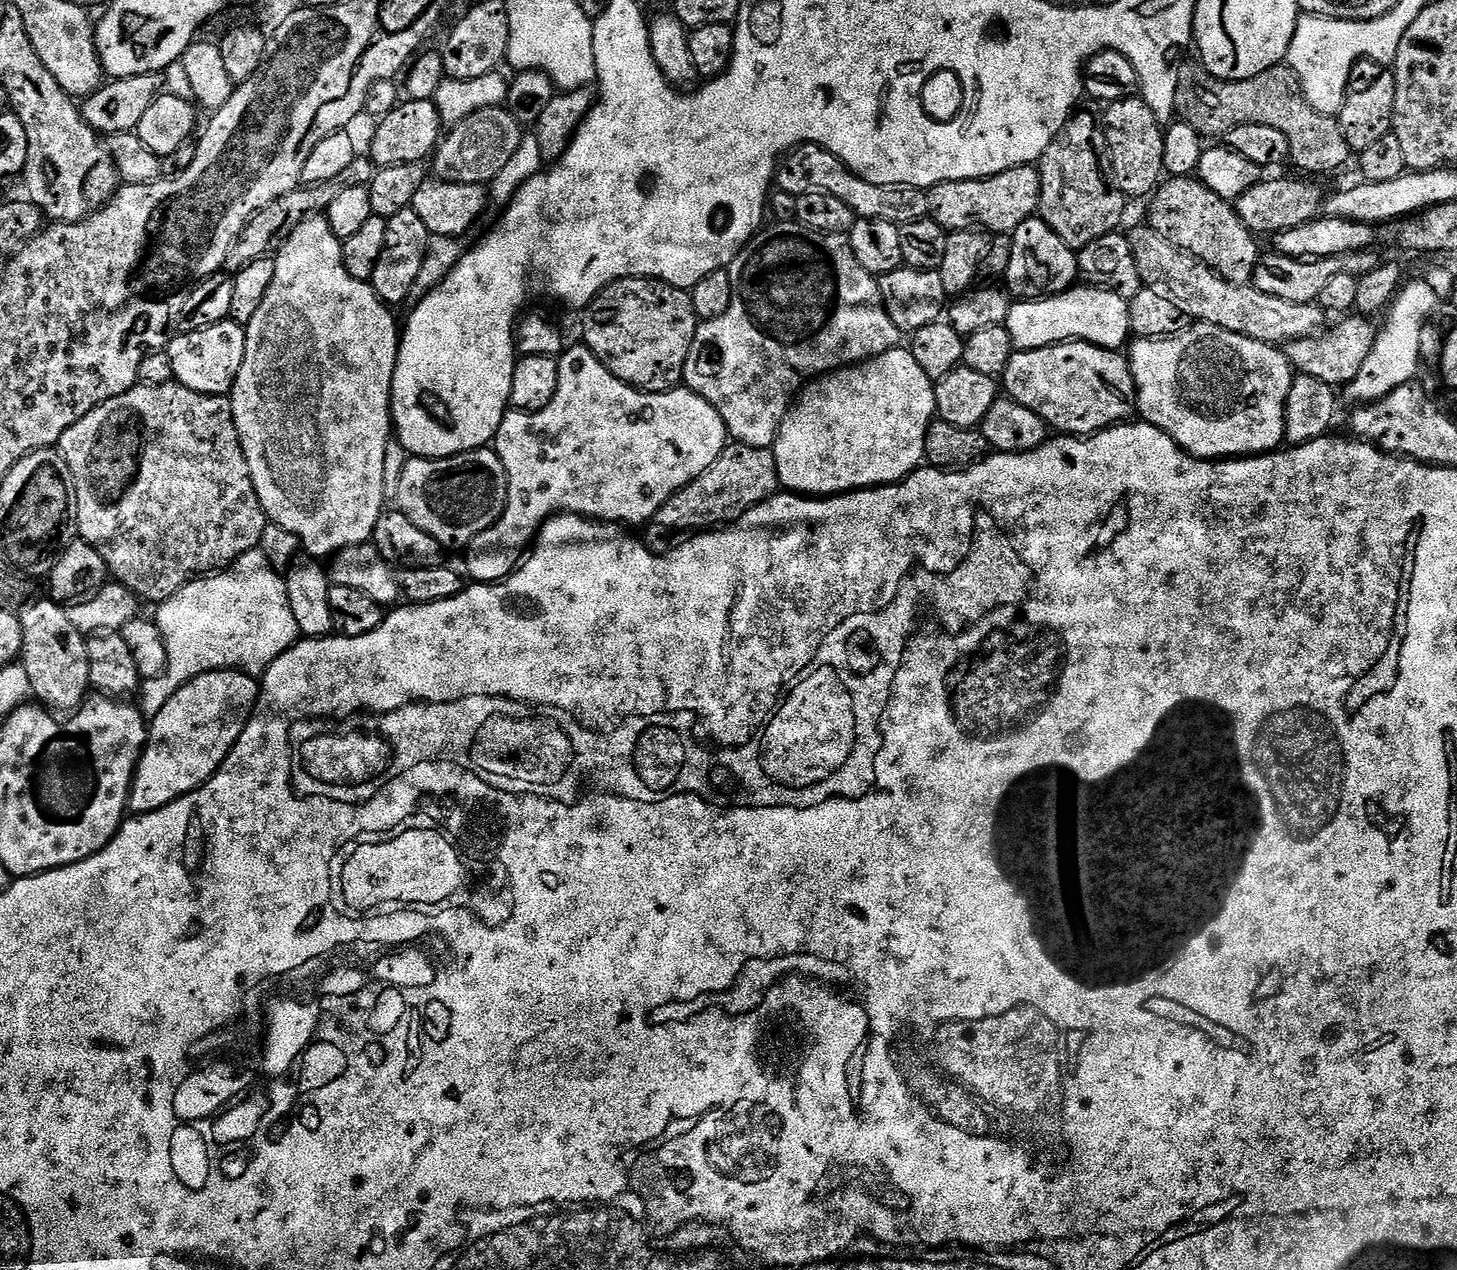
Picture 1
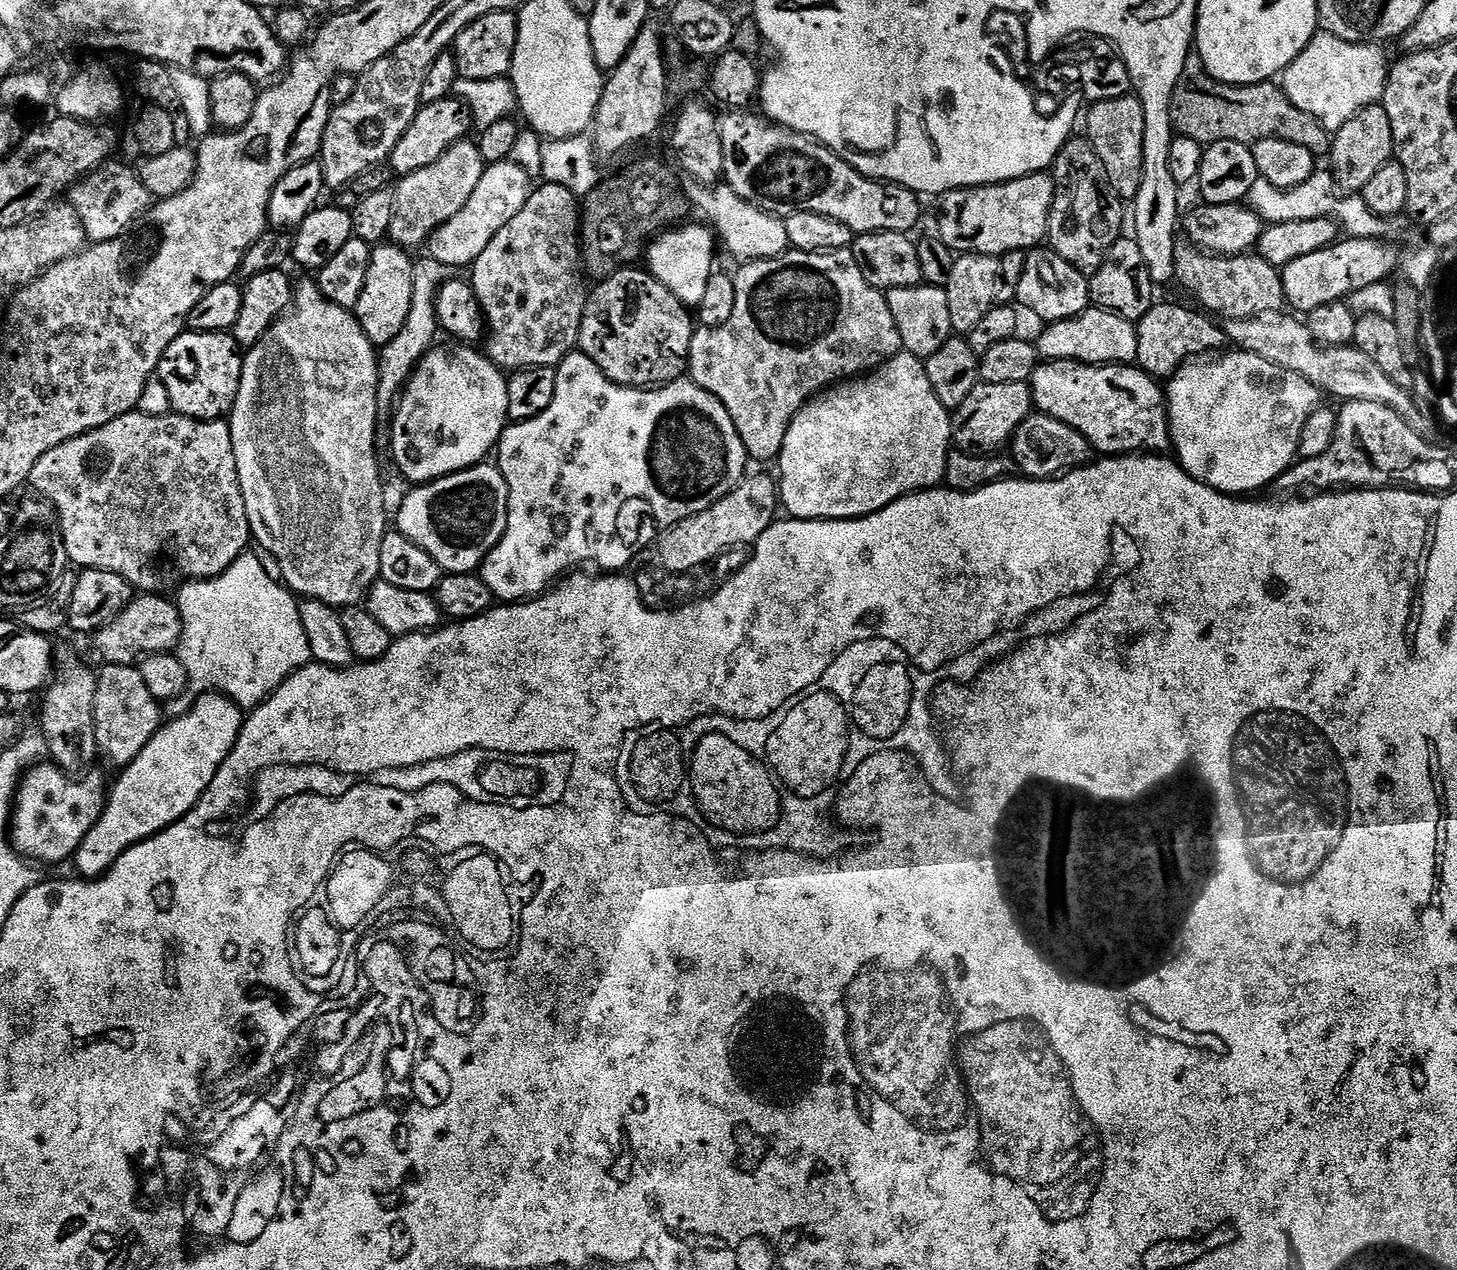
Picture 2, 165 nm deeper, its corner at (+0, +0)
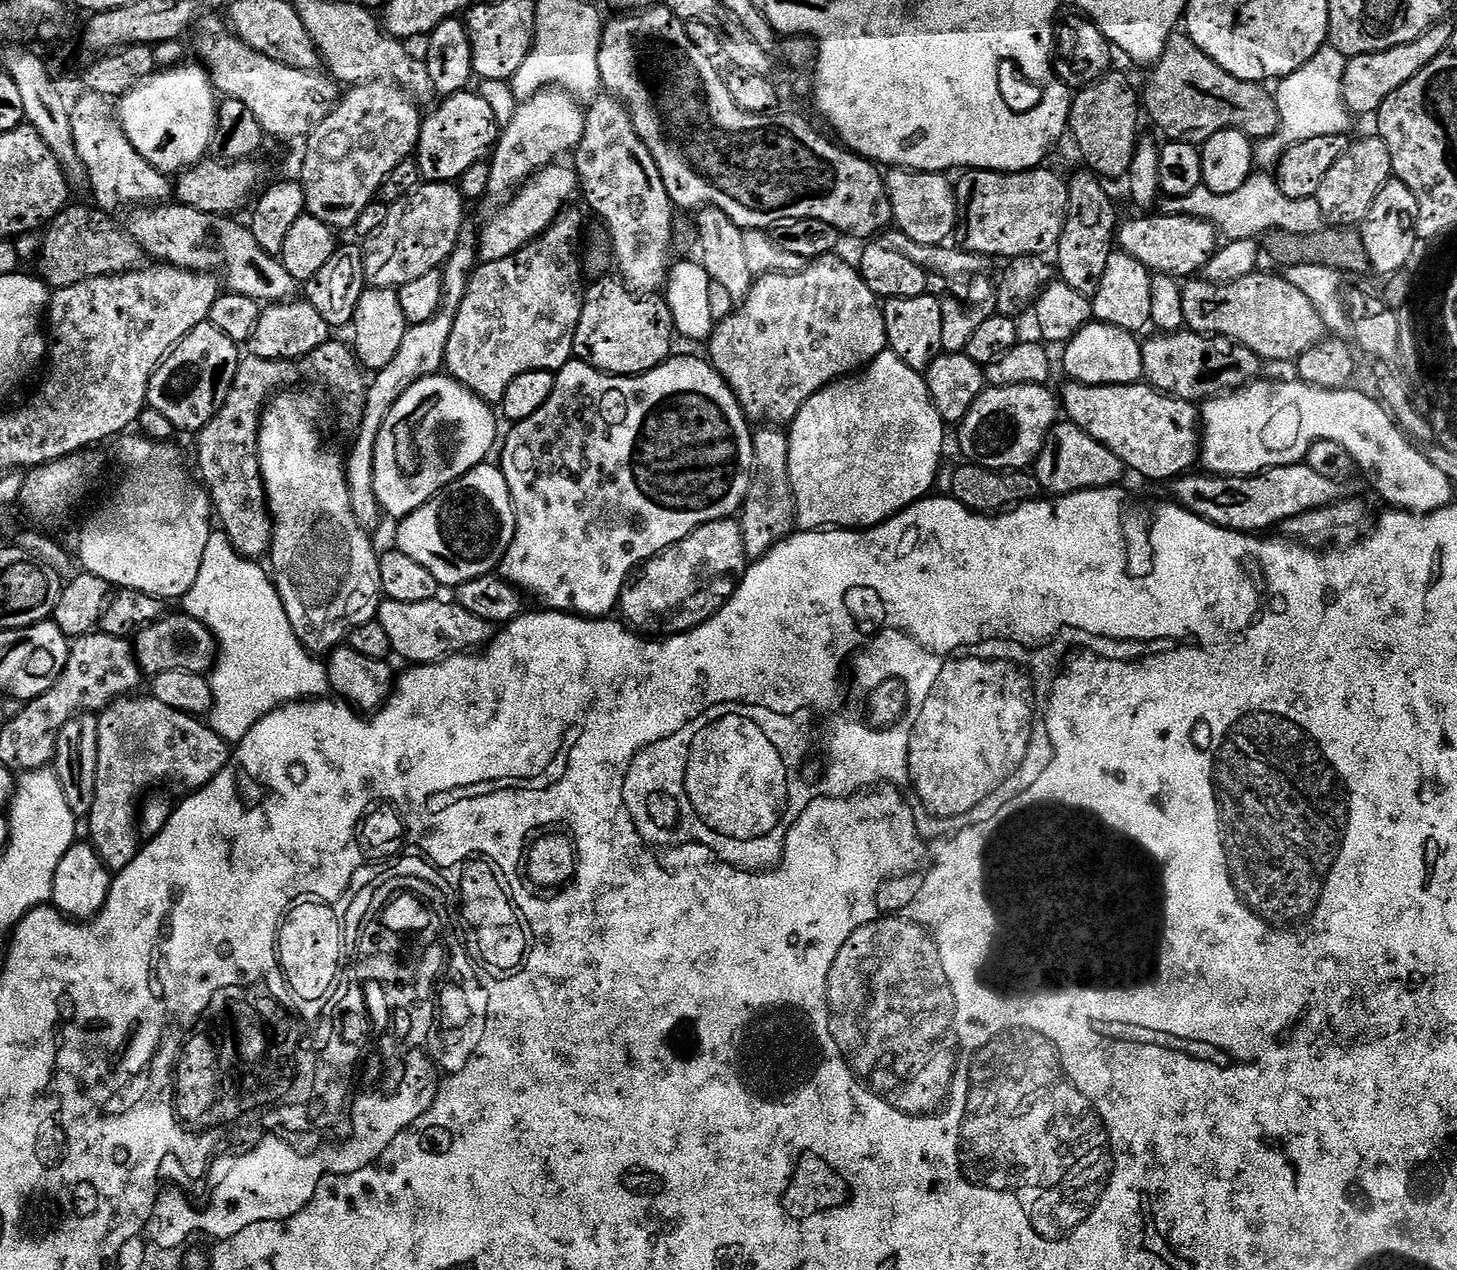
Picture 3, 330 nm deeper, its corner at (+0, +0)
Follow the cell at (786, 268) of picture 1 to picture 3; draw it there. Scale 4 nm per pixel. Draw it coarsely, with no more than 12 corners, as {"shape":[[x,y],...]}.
{"shape":[[840,254],[757,275],[707,359],[788,426],[888,348]]}

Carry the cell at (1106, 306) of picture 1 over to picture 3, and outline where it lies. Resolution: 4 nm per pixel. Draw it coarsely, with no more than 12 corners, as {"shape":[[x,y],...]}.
{"shape":[[1093,322],[1063,345],[1069,381],[1144,380],[1141,341]]}

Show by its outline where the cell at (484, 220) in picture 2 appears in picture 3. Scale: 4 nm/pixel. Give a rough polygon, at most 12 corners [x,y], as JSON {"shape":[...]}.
{"shape":[[552,163],[525,181],[478,236],[483,263],[543,233],[579,191]]}

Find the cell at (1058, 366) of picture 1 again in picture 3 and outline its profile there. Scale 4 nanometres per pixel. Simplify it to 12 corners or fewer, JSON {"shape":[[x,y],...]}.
{"shape":[[1141,382],[1065,383],[1062,412],[1125,469],[1171,482],[1200,414]]}

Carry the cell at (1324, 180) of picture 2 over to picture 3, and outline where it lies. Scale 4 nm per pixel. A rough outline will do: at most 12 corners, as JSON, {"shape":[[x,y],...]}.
{"shape":[[1266,172],[1214,194],[1165,197],[1165,216],[1204,220],[1228,240],[1325,227],[1315,197],[1292,200]]}

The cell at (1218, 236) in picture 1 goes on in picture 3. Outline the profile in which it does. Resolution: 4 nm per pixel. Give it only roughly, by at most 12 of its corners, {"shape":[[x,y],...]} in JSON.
{"shape":[[1263,270],[1189,279],[1191,331],[1264,362],[1295,362],[1326,336],[1310,298]]}

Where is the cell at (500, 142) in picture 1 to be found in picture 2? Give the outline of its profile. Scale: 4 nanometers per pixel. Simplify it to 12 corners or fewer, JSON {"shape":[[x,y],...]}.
{"shape":[[469,138],[403,177],[391,243],[427,245],[466,206],[486,161]]}

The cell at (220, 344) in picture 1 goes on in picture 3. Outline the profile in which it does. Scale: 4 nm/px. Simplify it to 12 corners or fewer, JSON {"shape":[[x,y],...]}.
{"shape":[[199,324],[154,370],[147,407],[199,433],[241,349]]}

